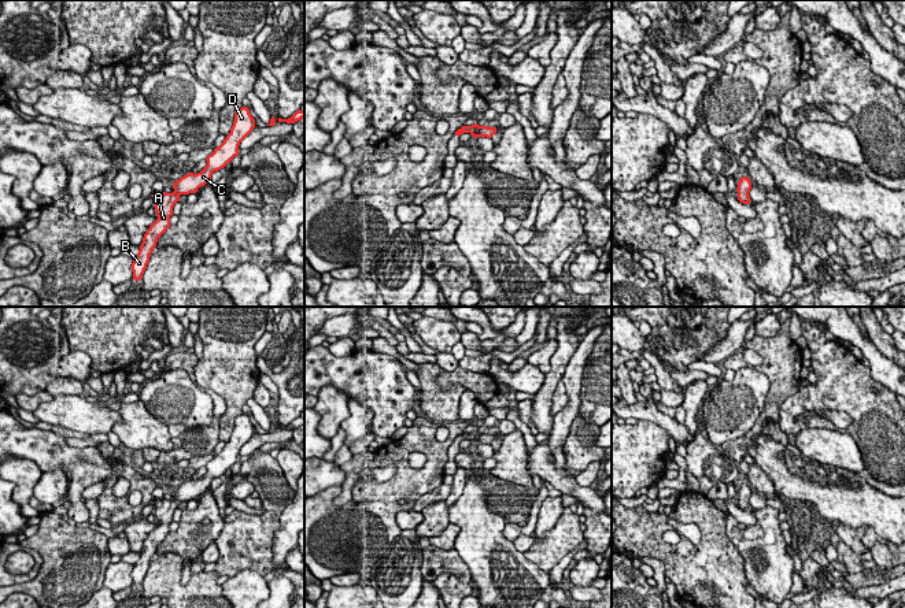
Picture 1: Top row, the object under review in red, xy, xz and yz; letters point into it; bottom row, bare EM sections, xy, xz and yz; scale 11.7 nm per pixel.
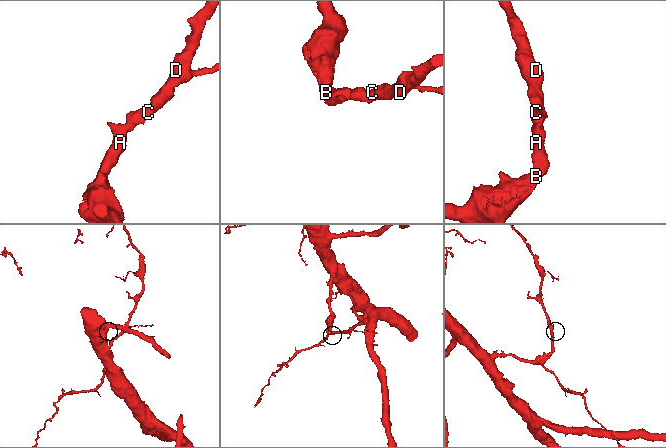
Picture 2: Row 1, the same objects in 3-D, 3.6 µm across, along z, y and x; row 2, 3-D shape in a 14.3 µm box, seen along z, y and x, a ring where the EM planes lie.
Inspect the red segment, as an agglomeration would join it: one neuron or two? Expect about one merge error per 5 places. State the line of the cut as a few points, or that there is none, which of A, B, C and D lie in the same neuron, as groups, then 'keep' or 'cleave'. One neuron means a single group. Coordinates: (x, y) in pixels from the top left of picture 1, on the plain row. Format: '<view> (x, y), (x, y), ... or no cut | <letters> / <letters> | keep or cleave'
no cut | A B C D | keep

